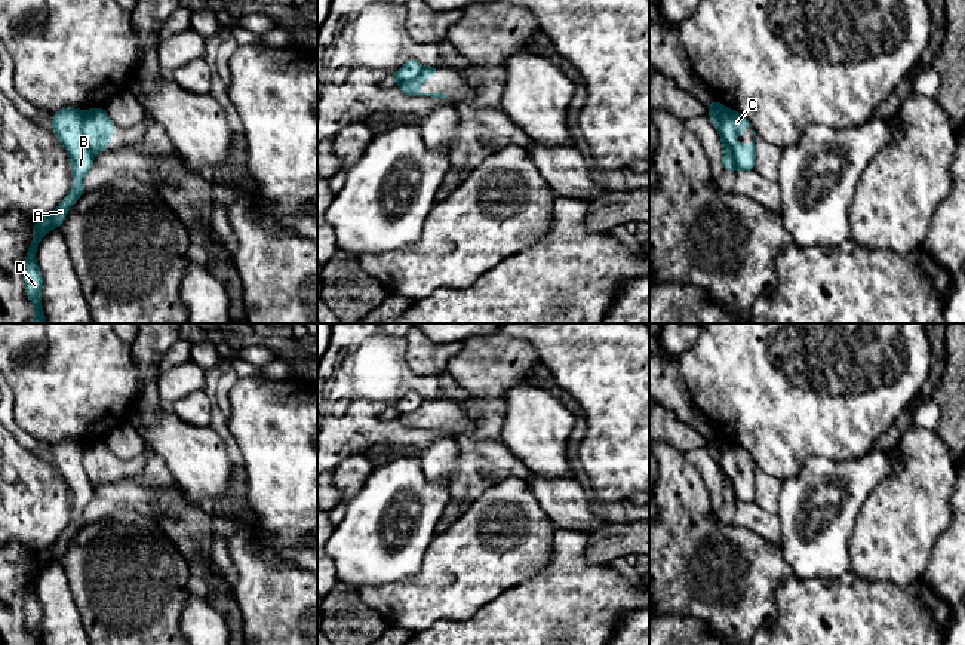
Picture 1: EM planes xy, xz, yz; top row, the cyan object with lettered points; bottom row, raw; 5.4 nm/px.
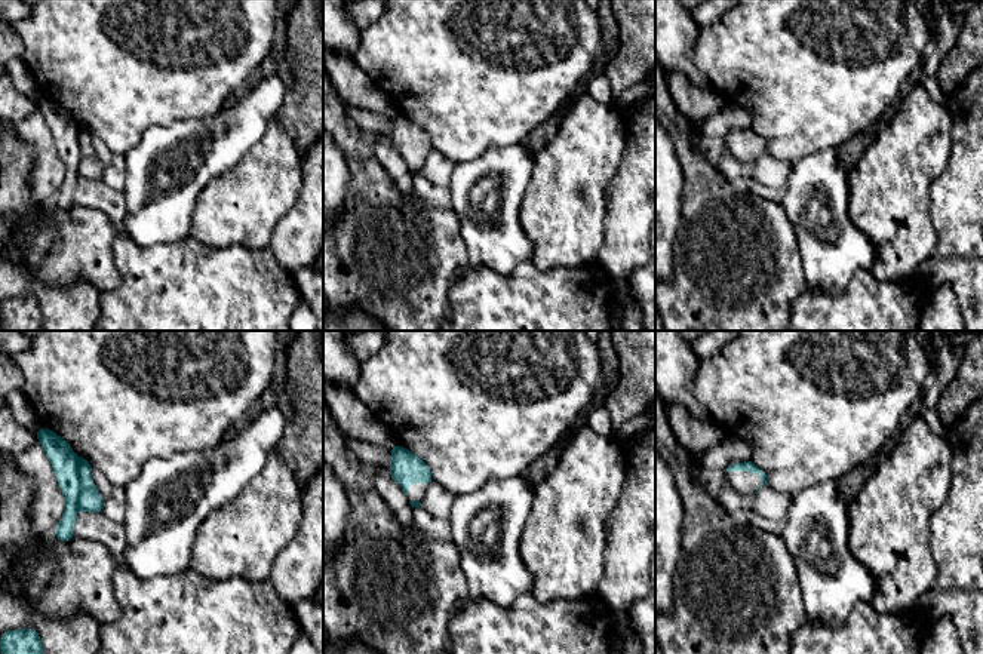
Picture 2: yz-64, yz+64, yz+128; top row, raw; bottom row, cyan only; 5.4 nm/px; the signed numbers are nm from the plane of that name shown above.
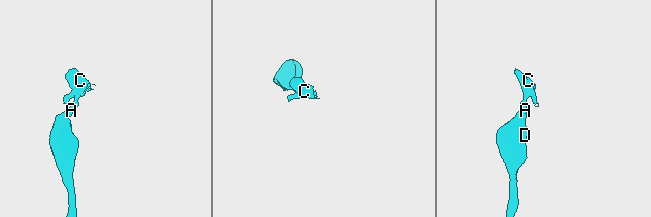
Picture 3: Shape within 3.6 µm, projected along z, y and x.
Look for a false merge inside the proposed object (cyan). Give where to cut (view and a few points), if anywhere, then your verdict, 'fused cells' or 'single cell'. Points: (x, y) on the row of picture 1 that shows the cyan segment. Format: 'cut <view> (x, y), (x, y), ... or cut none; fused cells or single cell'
cut xy (83, 111), (82, 135), (94, 153); fused cells

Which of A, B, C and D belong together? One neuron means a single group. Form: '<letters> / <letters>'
A B D / C

